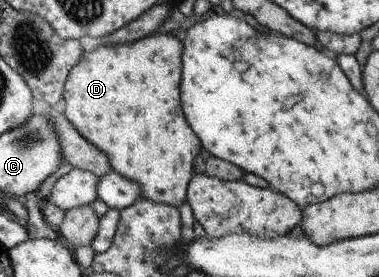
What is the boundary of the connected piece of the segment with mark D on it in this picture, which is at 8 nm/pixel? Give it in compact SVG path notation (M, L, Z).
M151 35L151 37L143 37L133 43L119 43L117 47L113 45L105 45L105 42L101 43L95 50L91 52L84 52L81 61L71 69L64 87L63 99L65 99L65 115L70 121L71 125L95 147L99 147L107 159L109 159L109 165L113 172L135 181L139 187L141 187L141 197L149 199L149 201L155 201L155 203L165 203L165 205L173 205L173 207L179 207L187 199L187 188L191 179L195 176L193 172L193 165L195 165L195 159L199 155L199 149L201 149L201 143L197 141L197 135L189 129L185 117L183 117L183 111L181 111L181 103L179 103L179 81L181 81L181 41L177 39L177 35Z

